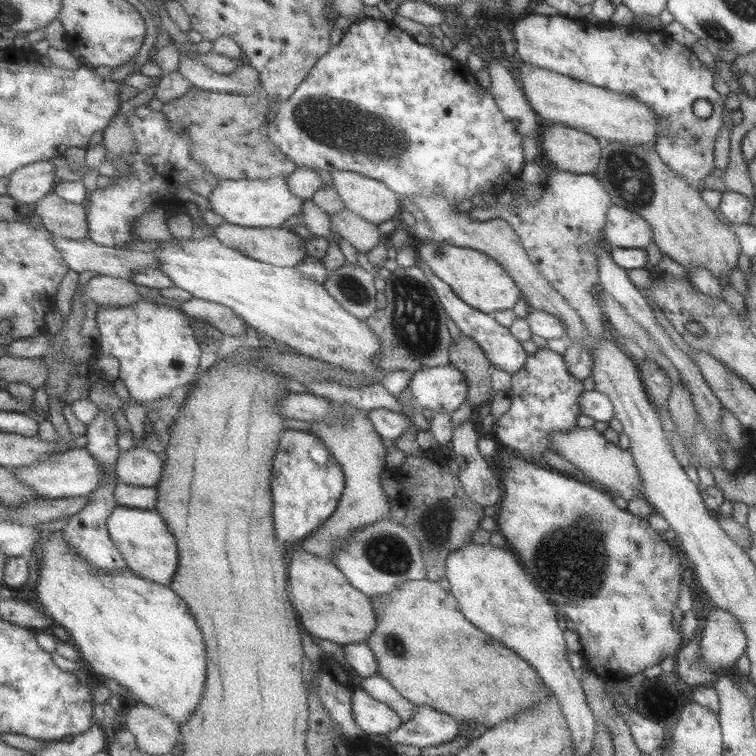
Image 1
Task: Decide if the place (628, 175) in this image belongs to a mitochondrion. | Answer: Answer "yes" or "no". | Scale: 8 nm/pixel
yes

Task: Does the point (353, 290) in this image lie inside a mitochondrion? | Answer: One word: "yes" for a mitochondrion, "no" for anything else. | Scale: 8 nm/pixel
yes

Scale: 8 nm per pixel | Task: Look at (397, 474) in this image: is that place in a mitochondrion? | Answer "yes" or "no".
no

